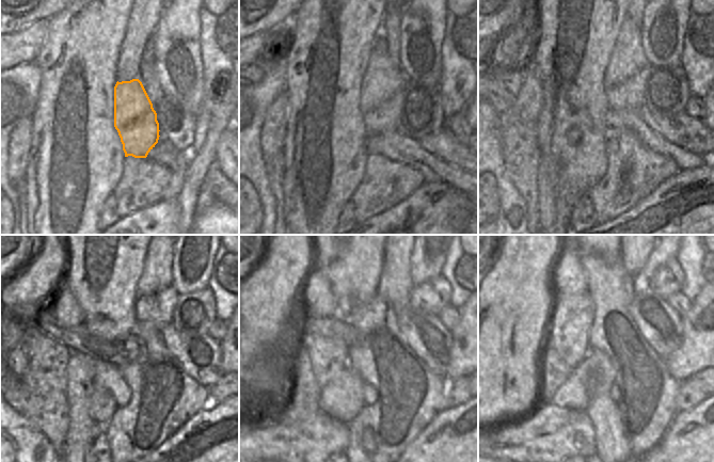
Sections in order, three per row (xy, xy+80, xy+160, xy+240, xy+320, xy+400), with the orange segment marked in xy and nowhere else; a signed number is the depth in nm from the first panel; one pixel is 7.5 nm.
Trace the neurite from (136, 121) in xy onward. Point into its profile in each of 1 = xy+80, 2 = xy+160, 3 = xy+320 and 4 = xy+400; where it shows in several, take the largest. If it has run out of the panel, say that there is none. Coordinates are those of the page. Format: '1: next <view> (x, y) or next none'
1: next xy+80 (382, 93)
2: next xy+160 (625, 76)
3: next xy+320 (395, 285)
4: next xy+400 (633, 256)

